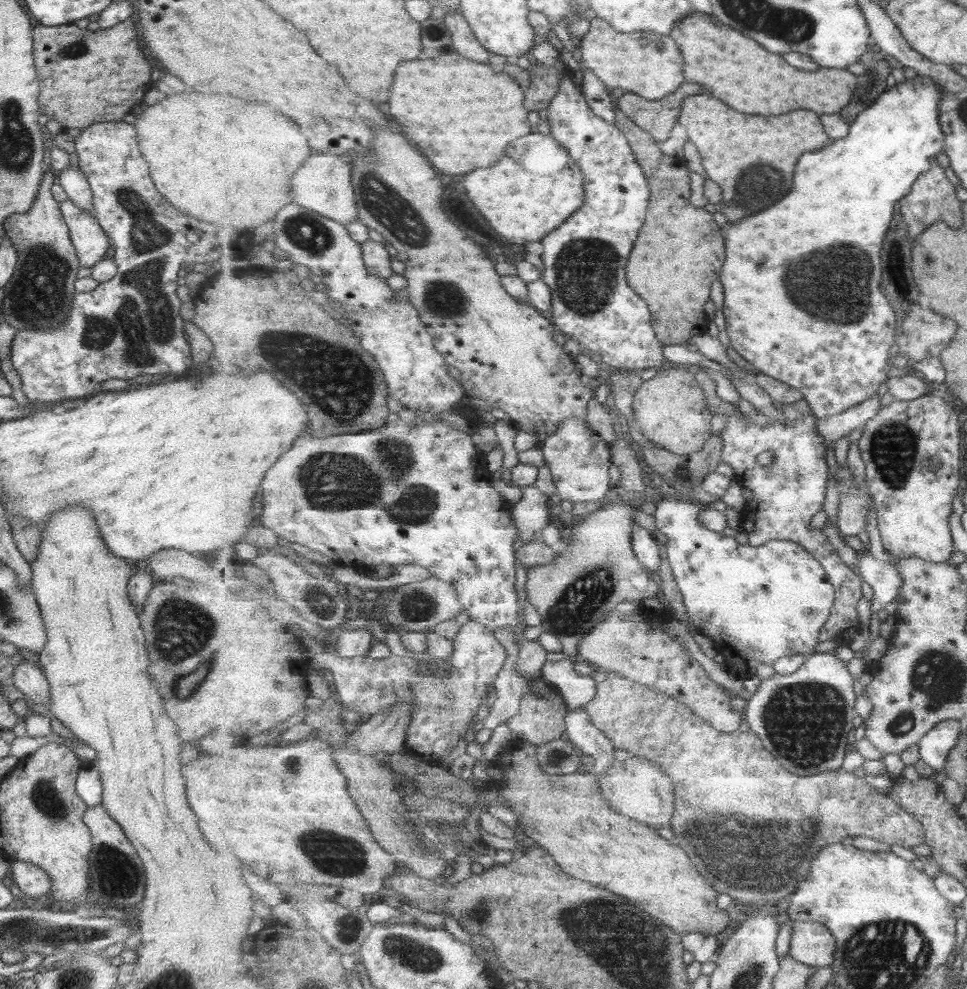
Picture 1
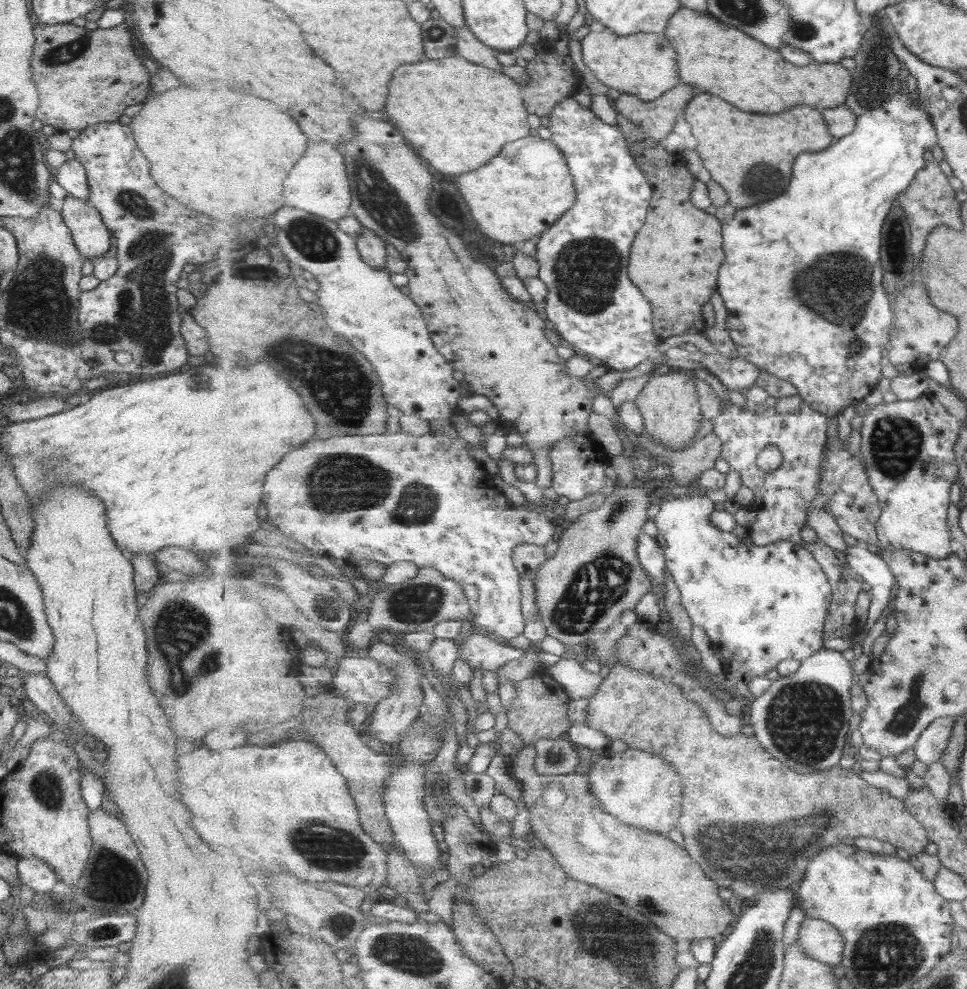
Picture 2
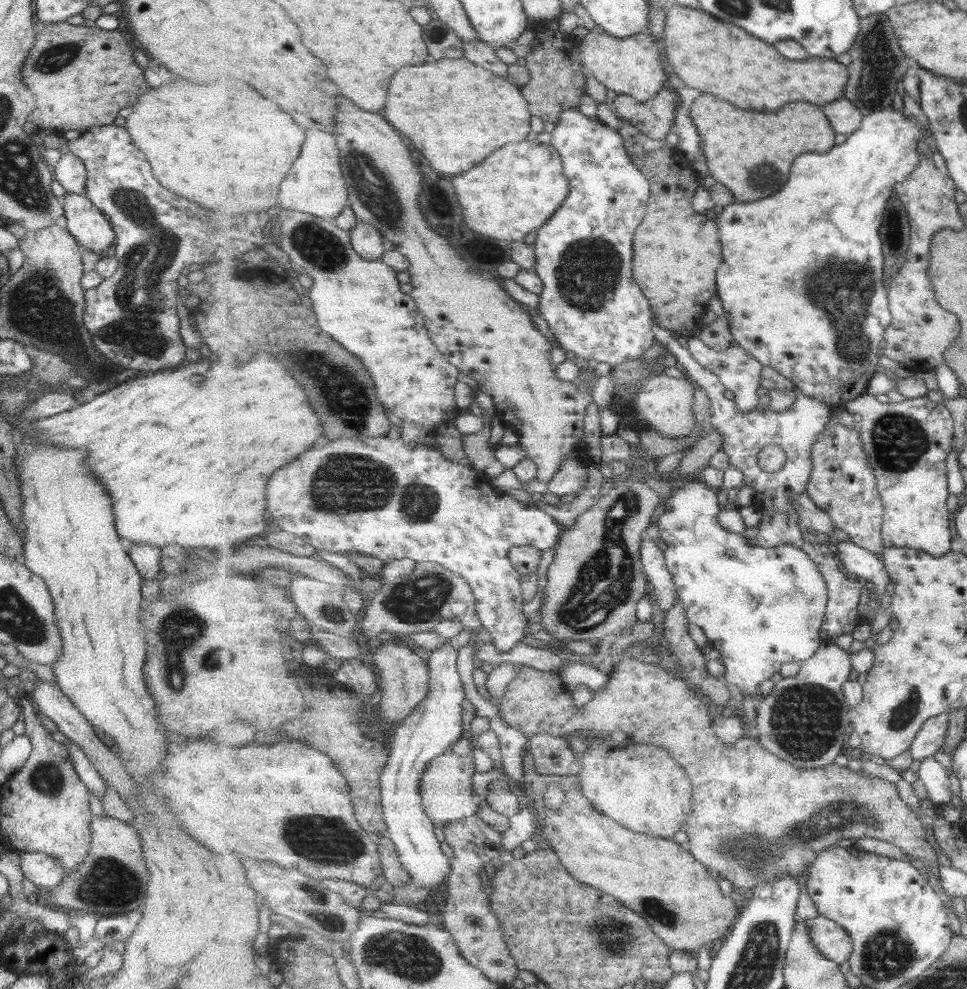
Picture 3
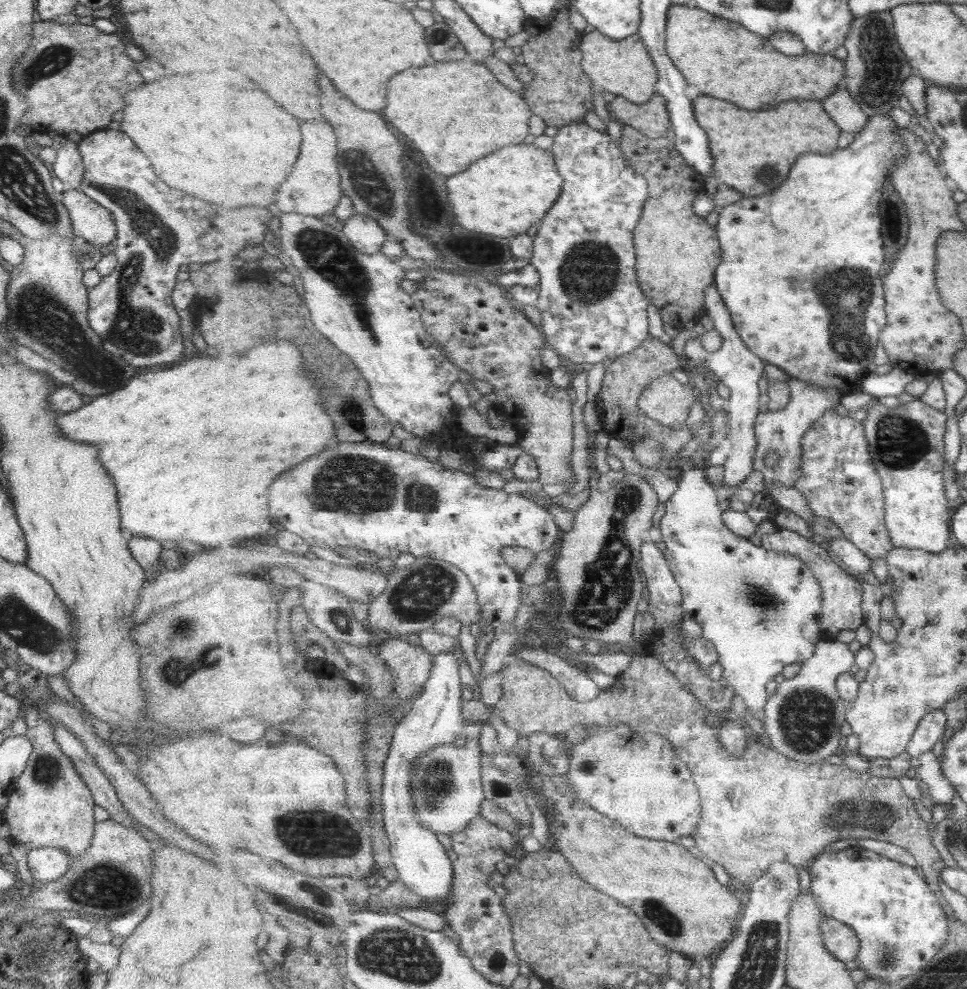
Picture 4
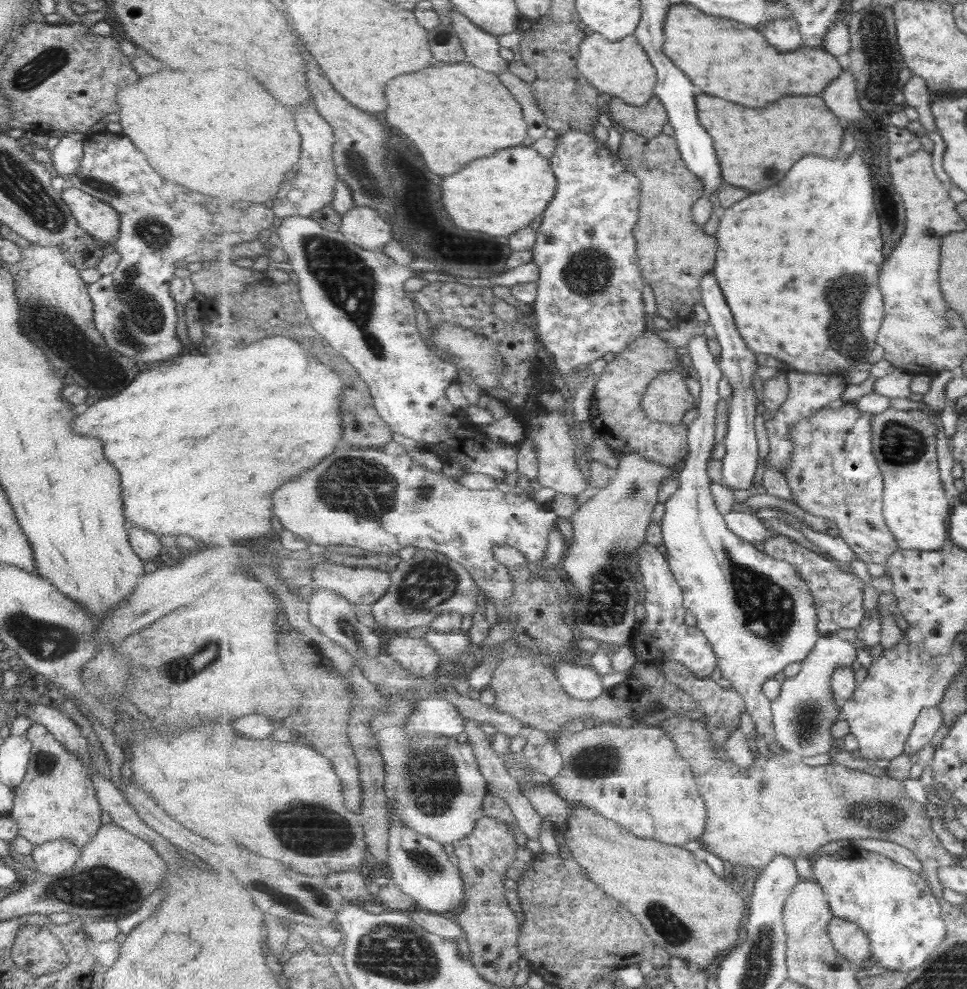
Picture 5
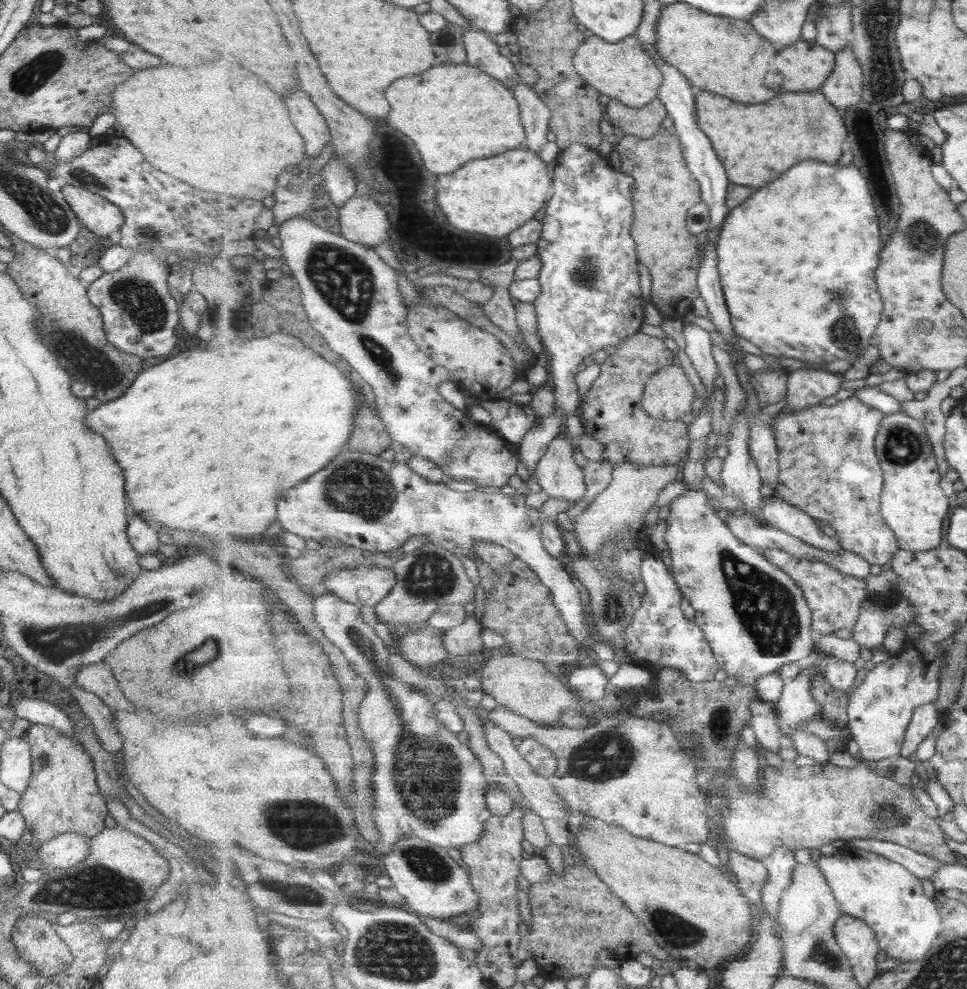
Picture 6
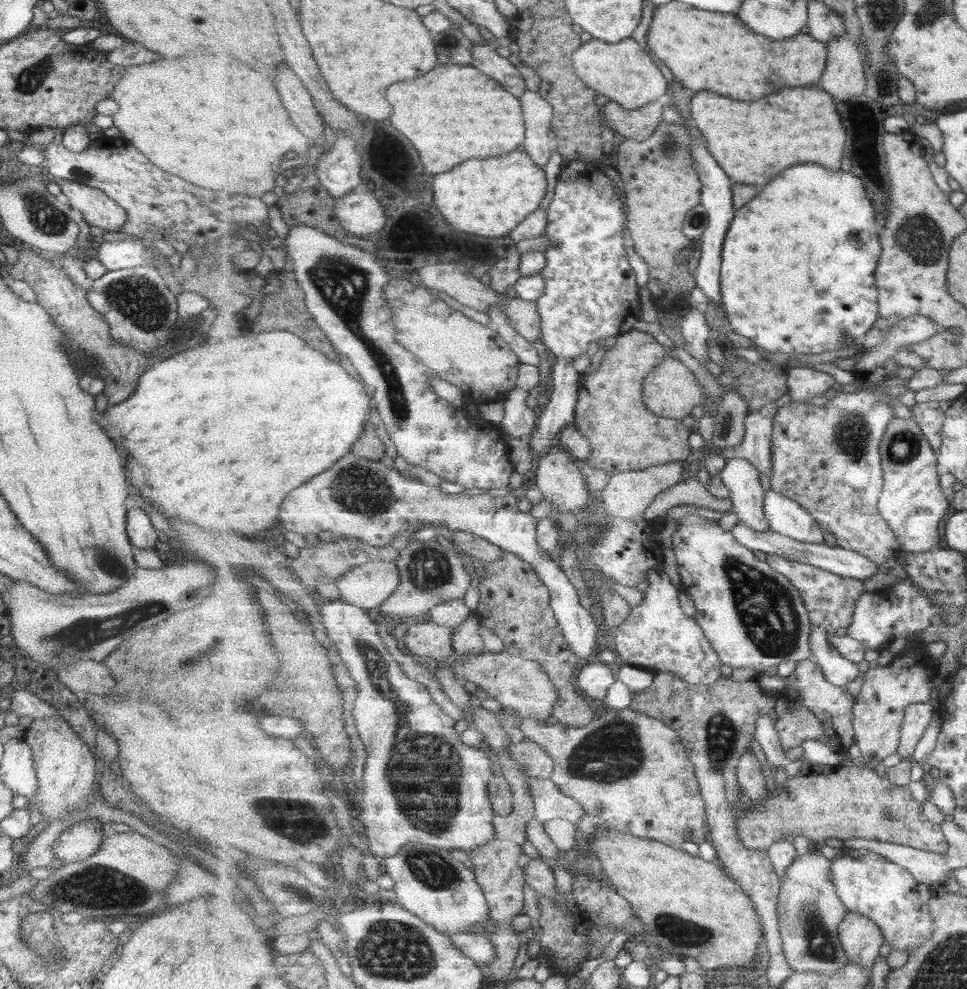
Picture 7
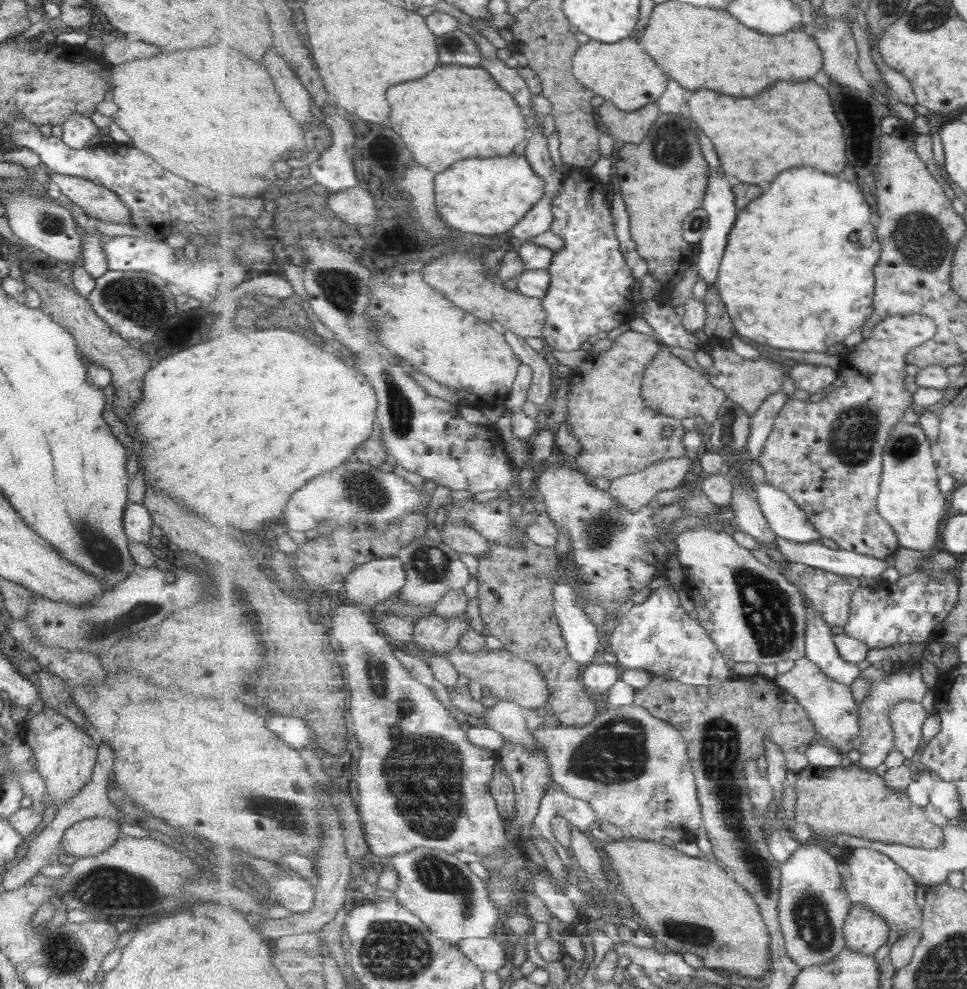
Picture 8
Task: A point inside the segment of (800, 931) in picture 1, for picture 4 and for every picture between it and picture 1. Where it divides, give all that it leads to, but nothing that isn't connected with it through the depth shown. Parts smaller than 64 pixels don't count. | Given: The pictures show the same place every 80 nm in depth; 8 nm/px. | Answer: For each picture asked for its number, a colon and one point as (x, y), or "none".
2: (821, 941)
3: (830, 938)
4: (843, 941)

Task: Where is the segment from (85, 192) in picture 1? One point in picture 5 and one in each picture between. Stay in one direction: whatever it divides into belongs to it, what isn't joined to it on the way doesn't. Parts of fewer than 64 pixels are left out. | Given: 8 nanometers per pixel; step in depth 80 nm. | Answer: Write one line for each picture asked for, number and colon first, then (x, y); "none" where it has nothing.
2: (71, 176)
3: (69, 172)
4: (68, 167)
5: (65, 157)

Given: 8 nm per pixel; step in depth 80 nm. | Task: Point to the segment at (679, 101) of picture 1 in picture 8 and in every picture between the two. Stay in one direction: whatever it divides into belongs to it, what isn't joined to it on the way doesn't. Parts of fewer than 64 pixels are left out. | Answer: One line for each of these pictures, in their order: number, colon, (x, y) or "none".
2: (657, 118)
3: (655, 118)
4: (653, 119)
5: (648, 120)
6: (645, 122)
7: (640, 123)
8: (627, 127)

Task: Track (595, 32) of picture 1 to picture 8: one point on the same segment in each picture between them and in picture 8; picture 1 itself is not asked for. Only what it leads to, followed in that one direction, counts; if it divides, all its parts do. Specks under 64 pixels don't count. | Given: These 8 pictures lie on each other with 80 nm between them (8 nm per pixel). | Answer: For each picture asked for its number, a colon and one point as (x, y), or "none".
2: (646, 65)
3: (633, 66)
4: (625, 68)
5: (623, 69)
6: (624, 70)
7: (624, 72)
8: (624, 73)

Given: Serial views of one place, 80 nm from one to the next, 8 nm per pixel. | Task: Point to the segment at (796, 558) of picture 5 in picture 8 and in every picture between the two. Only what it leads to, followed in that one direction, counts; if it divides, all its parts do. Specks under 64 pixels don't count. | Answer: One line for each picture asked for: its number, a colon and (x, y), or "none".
6: (835, 598)
7: (831, 599)
8: (831, 594)

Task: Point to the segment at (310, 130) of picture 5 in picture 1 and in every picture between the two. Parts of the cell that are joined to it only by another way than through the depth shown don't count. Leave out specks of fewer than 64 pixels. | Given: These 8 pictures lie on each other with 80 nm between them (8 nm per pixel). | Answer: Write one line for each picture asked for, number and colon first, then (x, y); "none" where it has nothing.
1: (324, 184)
2: (319, 184)
3: (316, 185)
4: (314, 188)

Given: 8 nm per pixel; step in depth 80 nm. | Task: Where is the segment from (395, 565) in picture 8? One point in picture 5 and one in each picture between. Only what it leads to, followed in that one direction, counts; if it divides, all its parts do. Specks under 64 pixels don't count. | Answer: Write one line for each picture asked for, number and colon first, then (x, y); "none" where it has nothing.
5: (359, 585)
6: (367, 585)
7: (369, 585)

